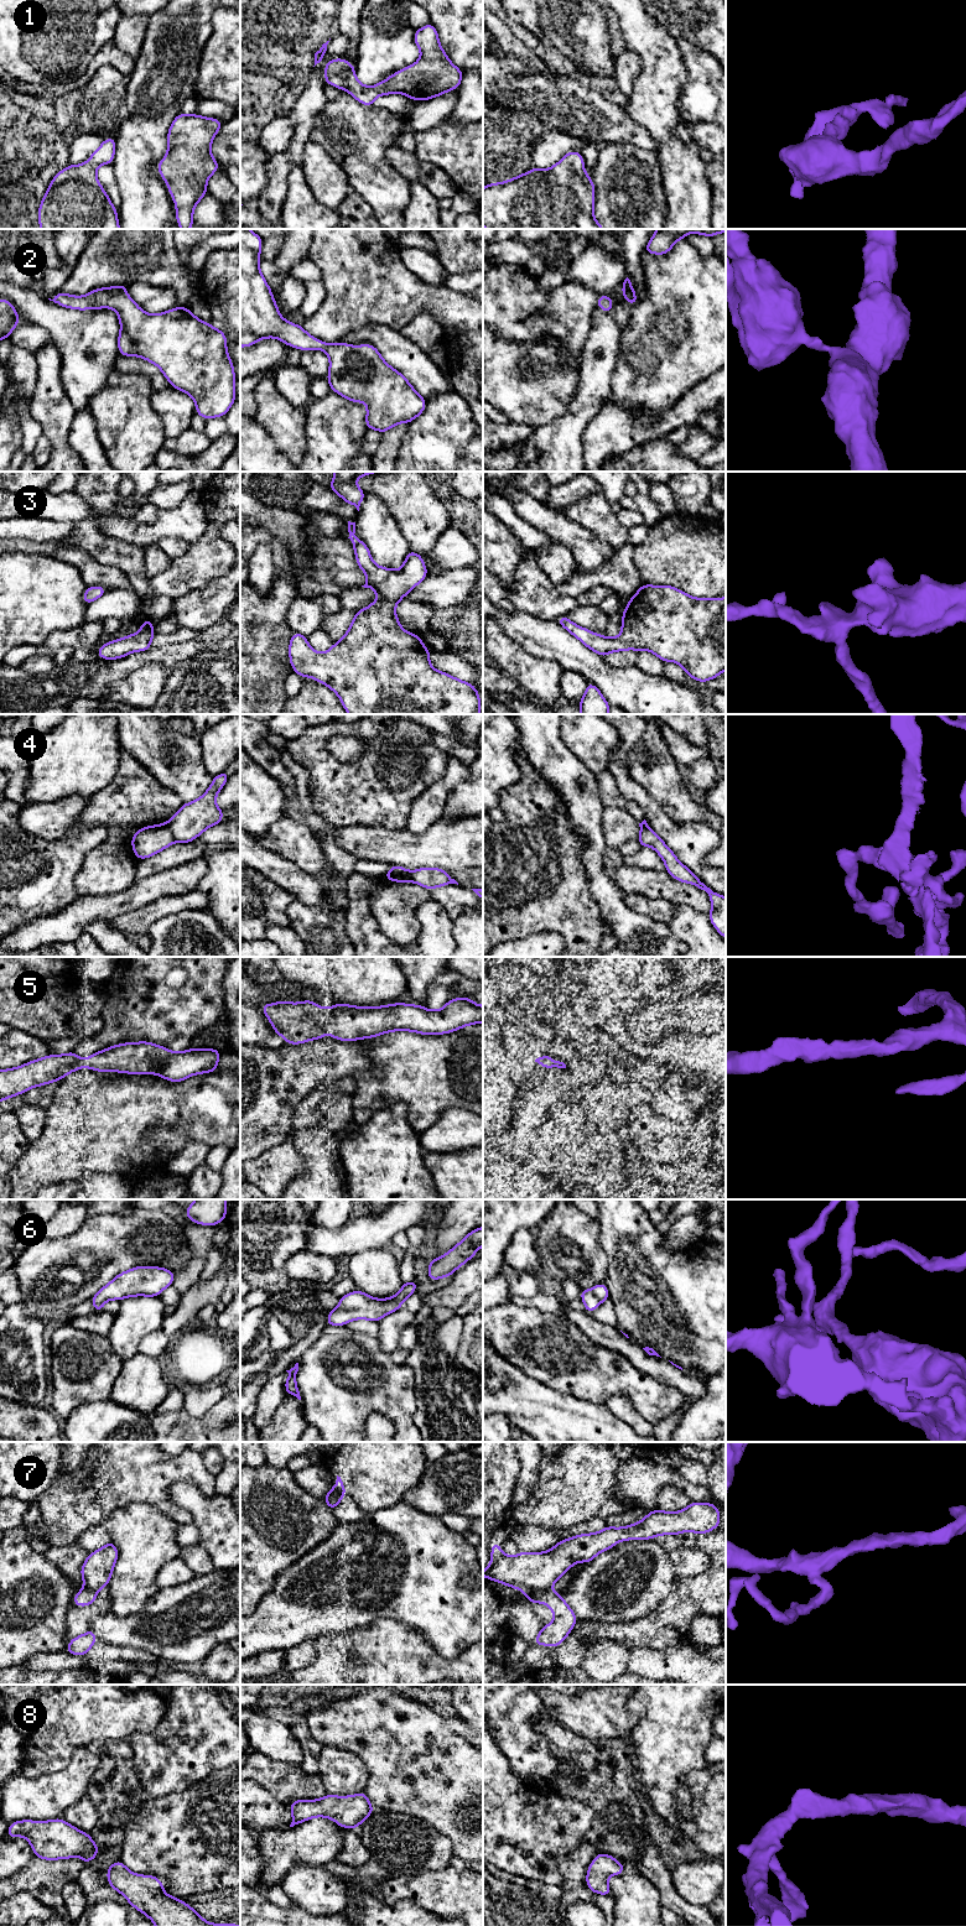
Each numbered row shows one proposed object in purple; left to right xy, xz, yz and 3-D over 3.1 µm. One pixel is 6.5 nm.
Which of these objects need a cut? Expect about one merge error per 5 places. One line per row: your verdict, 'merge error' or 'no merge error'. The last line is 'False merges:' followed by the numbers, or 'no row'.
1: no merge error
2: no merge error
3: no merge error
4: merge error
5: no merge error
6: no merge error
7: merge error
8: no merge error
False merges: 4, 7

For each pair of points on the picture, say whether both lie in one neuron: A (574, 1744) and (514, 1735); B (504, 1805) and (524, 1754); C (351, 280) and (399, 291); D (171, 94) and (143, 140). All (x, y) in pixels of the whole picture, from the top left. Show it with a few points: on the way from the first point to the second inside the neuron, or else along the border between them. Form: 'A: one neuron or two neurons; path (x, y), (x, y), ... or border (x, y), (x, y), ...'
A: two neurons; border (534, 1718), (533, 1727), (564, 1763)
B: two neurons; border (500, 1750), (509, 1769), (520, 1779)
C: one neuron; path (363, 280), (382, 291), (387, 291)
D: one neuron; path (160, 105), (147, 118), (145, 129)

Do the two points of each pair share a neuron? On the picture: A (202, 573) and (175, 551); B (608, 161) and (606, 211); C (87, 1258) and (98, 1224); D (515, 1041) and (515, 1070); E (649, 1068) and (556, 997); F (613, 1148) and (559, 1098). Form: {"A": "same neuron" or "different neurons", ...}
{"A": "different neurons", "B": "same neuron", "C": "same neuron", "D": "different neurons", "E": "same neuron", "F": "same neuron"}

